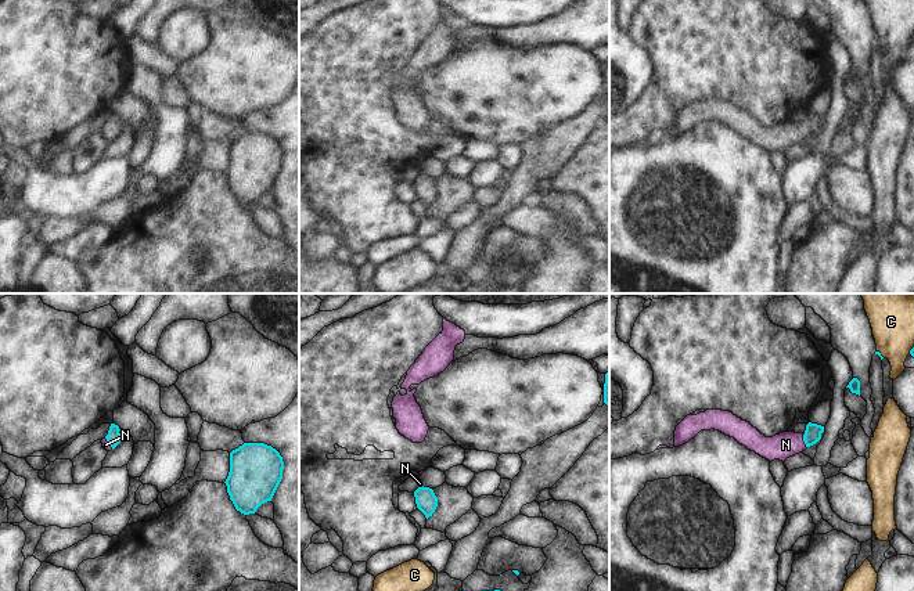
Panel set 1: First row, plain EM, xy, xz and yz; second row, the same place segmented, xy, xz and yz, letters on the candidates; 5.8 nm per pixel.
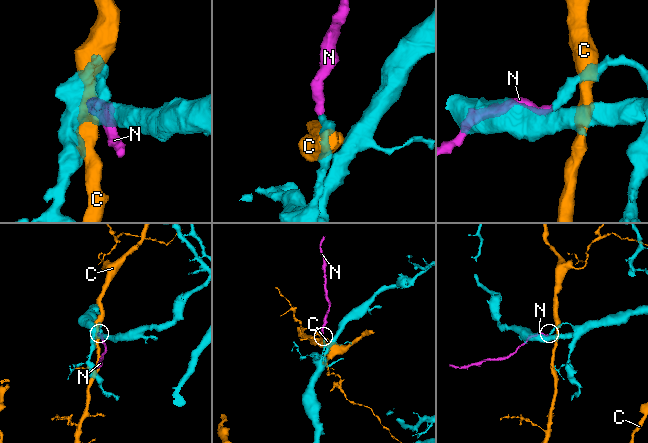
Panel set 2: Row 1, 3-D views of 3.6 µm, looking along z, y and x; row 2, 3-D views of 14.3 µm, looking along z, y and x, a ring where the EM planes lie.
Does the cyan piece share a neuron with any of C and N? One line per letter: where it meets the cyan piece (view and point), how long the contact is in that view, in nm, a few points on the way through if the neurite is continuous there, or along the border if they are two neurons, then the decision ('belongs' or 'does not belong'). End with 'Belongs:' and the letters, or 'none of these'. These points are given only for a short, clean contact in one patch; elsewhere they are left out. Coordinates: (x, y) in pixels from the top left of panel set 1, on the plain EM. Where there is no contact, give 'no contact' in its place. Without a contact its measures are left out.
C: yz (880, 44) | 60 nm | along yz (877, 40), (884, 47) | does not belong
N: yz (803, 130) | 80 nm | across yz (813, 122), (803, 130), (785, 134) | belongs
Belongs: N

